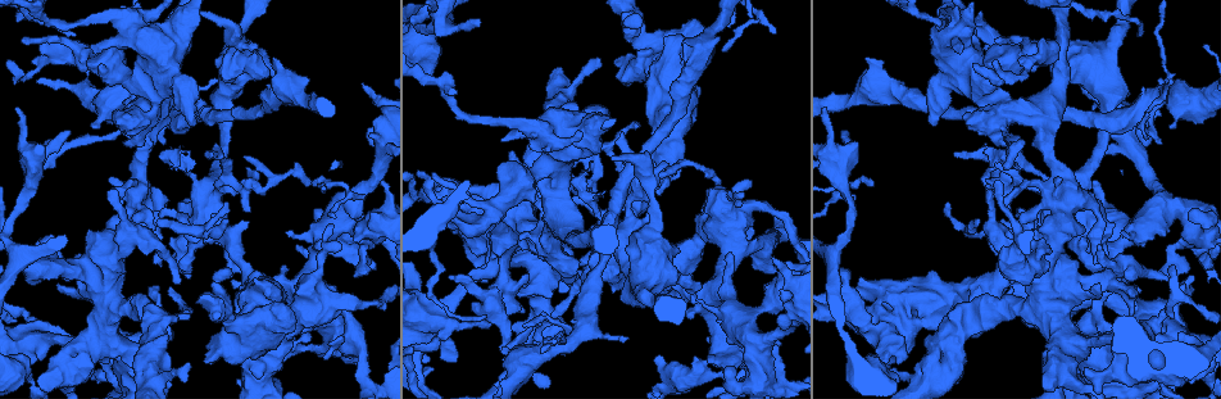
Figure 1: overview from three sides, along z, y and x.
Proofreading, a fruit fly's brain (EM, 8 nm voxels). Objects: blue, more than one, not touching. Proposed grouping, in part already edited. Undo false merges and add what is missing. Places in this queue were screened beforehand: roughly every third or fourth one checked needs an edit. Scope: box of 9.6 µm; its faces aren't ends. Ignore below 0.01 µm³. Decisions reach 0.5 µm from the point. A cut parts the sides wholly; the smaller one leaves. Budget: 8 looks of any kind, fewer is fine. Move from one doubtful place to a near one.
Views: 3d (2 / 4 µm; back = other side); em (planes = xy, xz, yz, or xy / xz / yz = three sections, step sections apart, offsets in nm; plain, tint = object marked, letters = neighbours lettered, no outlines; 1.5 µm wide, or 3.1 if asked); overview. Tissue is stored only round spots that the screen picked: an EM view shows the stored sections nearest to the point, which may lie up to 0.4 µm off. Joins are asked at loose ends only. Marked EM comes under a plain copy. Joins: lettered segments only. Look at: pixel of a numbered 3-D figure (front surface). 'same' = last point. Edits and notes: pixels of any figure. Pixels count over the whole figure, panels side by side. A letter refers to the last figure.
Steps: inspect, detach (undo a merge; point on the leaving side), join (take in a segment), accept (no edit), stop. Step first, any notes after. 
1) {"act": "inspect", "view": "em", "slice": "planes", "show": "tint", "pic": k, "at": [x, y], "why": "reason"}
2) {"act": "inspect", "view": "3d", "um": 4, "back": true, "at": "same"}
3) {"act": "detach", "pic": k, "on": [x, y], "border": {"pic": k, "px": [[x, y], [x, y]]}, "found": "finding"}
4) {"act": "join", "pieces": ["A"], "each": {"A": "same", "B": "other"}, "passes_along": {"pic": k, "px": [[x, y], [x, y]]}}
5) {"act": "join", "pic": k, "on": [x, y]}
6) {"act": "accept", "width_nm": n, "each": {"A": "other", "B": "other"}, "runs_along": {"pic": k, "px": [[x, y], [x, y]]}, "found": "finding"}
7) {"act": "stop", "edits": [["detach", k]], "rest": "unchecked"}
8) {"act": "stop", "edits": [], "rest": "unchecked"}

{"act": "inspect", "view": "3d", "um": 2, "pic": 1, "at": [71, 34], "why": "thin end"}

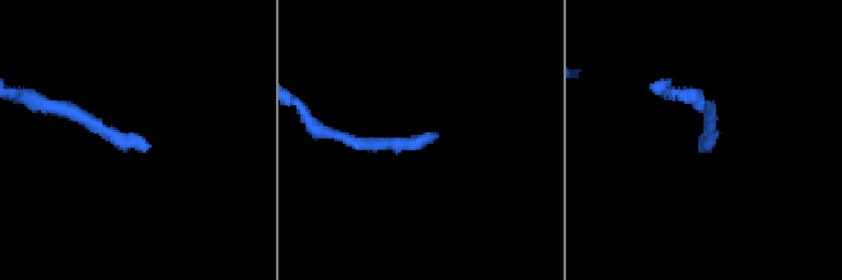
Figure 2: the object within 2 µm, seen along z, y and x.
{"act": "inspect", "view": "em", "slice": "planes", "show": "letters", "pic": 2, "at": [147, 149]}

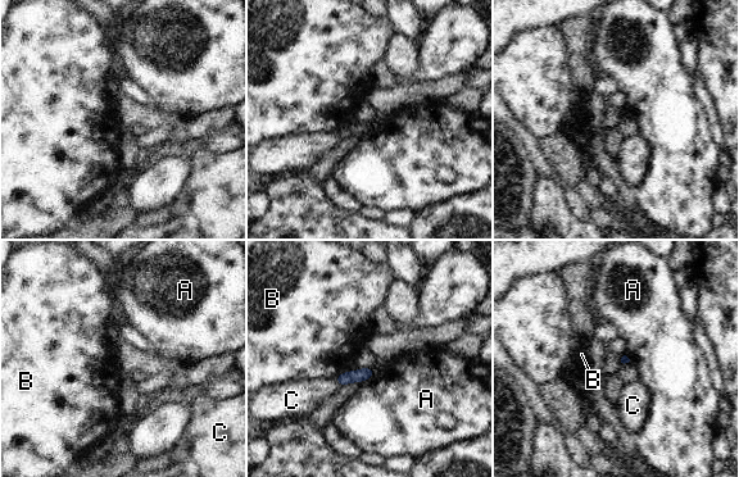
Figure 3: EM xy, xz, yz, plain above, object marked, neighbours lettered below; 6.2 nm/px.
{"act": "accept", "each": {"A": "other", "B": "other", "C": "other"}, "found": "none of them fits"}

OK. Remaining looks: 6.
{"act": "inspect", "view": "3d", "um": 2, "pic": 1, "at": [50, 236], "why": "an open end"}

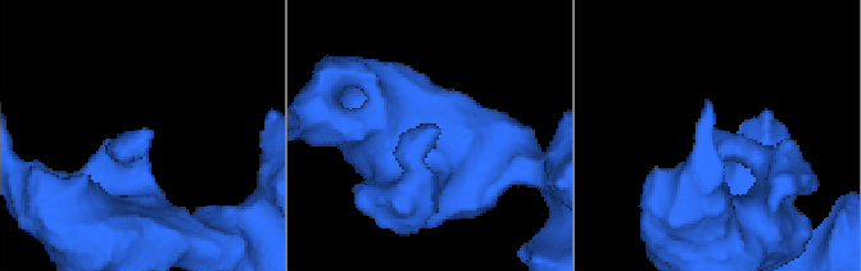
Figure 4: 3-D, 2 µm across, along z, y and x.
{"act": "inspect", "view": "em", "slice": "planes", "show": "letters", "pic": 4, "at": [146, 127], "why": "shape alone is not enough"}

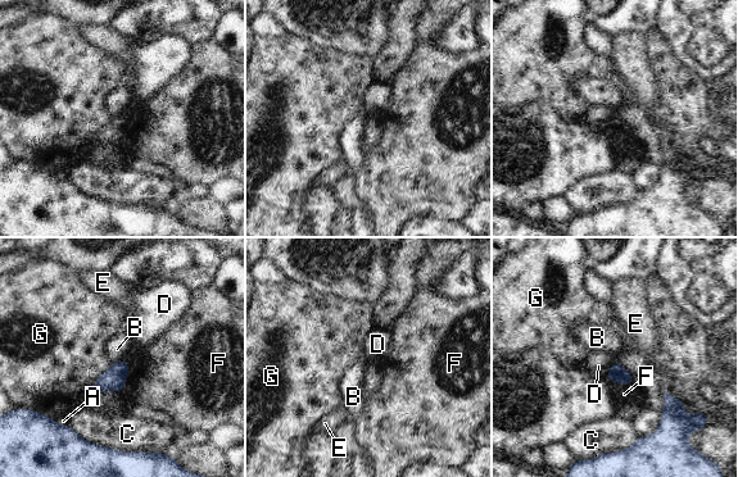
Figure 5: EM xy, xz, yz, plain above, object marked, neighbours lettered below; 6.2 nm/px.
{"act": "accept", "each": {"A": "other", "B": "other", "C": "other", "D": "other", "E": "other", "F": "other", "G": "other"}, "border": {"pic": 5, "px": [[615, 360], [606, 372]]}, "found": "none of them fits"}

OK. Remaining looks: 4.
{"act": "inspect", "view": "3d", "um": 2, "back": true, "pic": 1, "at": [840, 132], "why": "free end"}

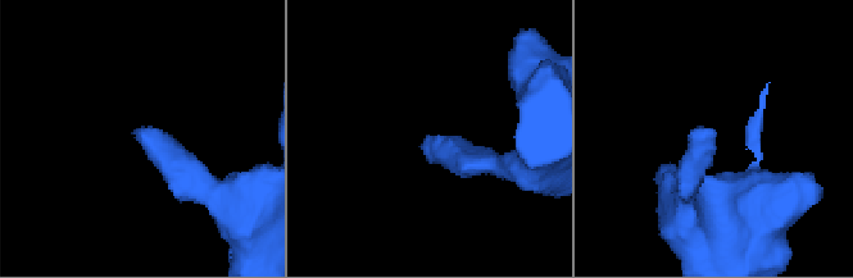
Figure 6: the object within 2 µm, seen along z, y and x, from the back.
{"act": "inspect", "view": "em", "um": 3.1, "slice": "planes", "show": "letters", "pic": 6, "at": [705, 130], "why": "now the EM"}

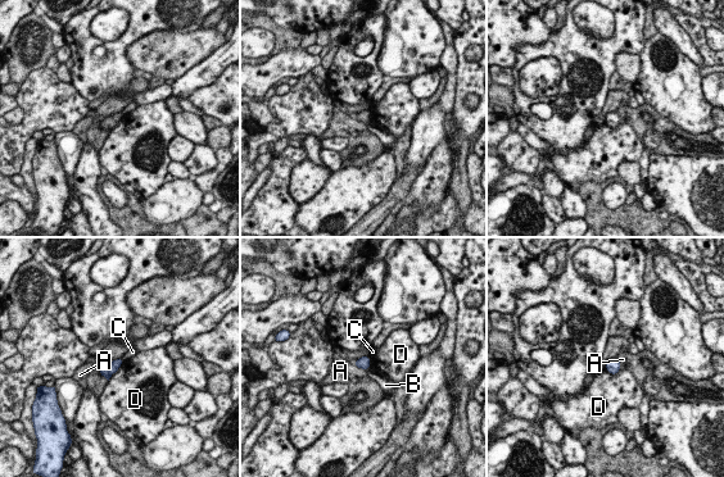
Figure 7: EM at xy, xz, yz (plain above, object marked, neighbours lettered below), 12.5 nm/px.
{"act": "accept", "width_nm": 140, "each": {"A": "other", "B": "other", "C": "other", "D": "other"}, "border": {"pic": 7, "px": [[367, 357], [371, 360]]}, "found": "none of them fits"}

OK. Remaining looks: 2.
{"act": "stop", "edits": [], "rest": "unchecked"}

